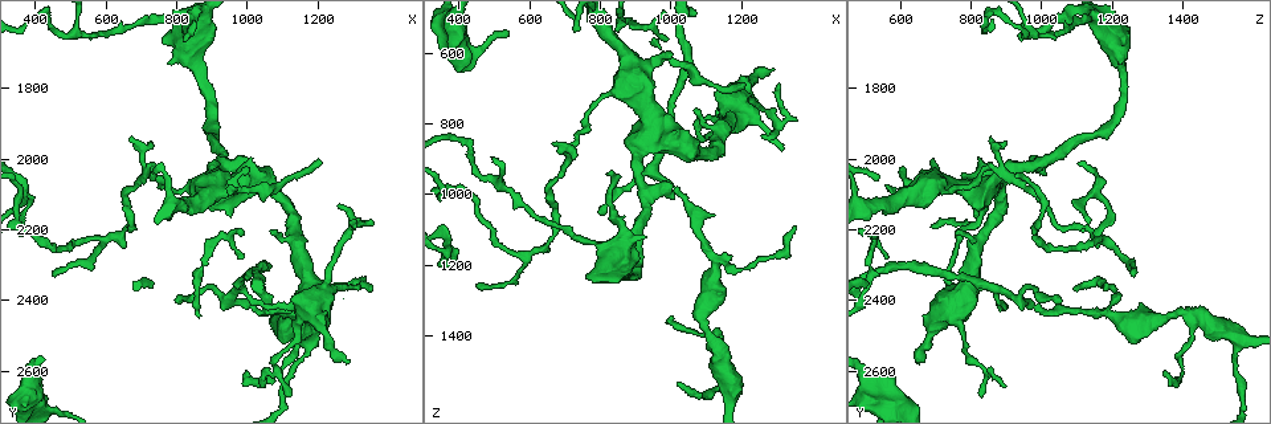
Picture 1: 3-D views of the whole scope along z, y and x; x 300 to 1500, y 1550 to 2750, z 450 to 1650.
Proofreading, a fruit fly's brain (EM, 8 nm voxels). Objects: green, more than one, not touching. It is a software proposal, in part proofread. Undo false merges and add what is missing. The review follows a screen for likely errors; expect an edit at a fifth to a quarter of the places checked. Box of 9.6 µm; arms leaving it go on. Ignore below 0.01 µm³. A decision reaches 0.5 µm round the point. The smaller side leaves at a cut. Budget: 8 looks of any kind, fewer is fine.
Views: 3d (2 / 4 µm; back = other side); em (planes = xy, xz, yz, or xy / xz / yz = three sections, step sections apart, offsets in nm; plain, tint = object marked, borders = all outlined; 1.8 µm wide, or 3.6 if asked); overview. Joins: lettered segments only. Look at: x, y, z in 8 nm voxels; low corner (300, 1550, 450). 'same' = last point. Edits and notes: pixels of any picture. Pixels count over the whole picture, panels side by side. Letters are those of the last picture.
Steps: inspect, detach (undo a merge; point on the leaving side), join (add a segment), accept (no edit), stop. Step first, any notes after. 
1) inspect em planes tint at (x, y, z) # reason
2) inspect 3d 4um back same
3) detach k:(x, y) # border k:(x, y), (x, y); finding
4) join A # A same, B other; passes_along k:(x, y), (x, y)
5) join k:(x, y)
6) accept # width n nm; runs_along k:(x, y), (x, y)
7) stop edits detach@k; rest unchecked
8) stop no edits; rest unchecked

inspect em planes borders at (1010, 2030, 600) # an open end

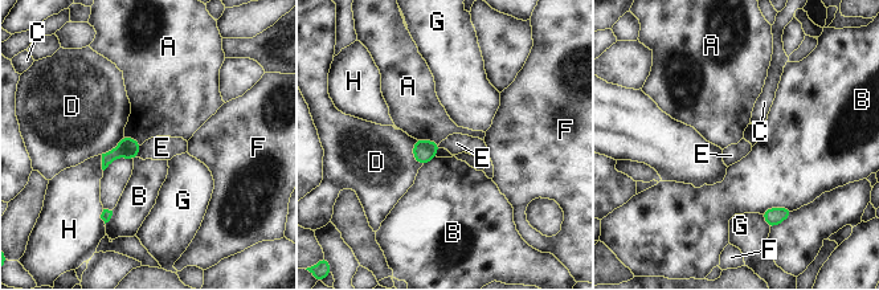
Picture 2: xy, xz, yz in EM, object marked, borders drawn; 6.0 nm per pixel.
accept # A other, B other, C other, D other, E other, F other, G other, H other; border 2:(142, 144), (135, 156); no lettered segment goes on from it

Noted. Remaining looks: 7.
inspect em 3.6um planes borders at (1220, 2370, 760) # calibre changes

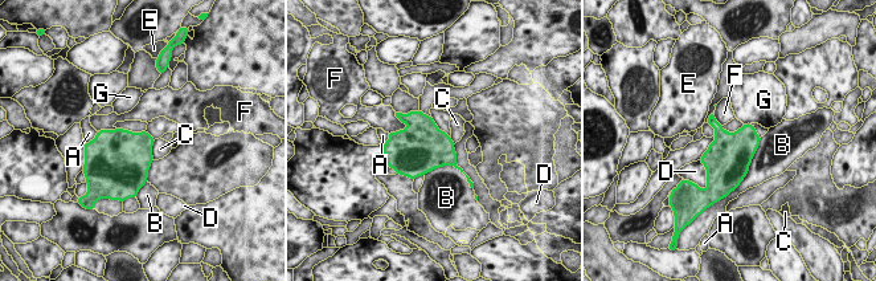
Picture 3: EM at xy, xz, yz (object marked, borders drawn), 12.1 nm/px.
accept # A other, B other, C other, D other, E other, F other, G other; border 3:(408, 126), (389, 133); one neuron here

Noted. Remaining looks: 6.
inspect 3d 2um back at (1080, 2580, 830) # sharp bend

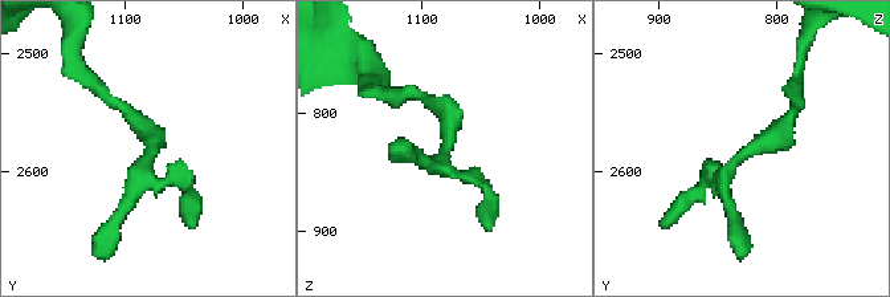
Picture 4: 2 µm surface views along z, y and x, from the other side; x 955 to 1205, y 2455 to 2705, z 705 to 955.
inspect em xz step 4 tint at (1078, 2586, 832) # shape alone is not enough

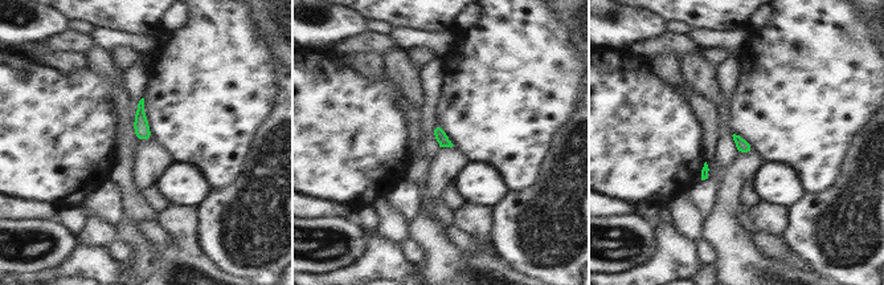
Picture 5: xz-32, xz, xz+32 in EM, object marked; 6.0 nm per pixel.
inspect em planes borders same

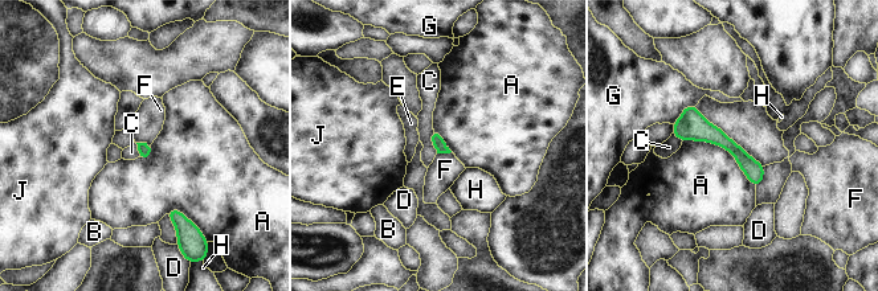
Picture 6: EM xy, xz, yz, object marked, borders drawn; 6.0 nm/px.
accept # width 80 nm; A other, B other, C other, D other, E other, F other, G other, H other, J other; border 6:(432, 130), (431, 139), (437, 152); one neuron here

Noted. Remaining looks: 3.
stop no edits; rest unchecked

